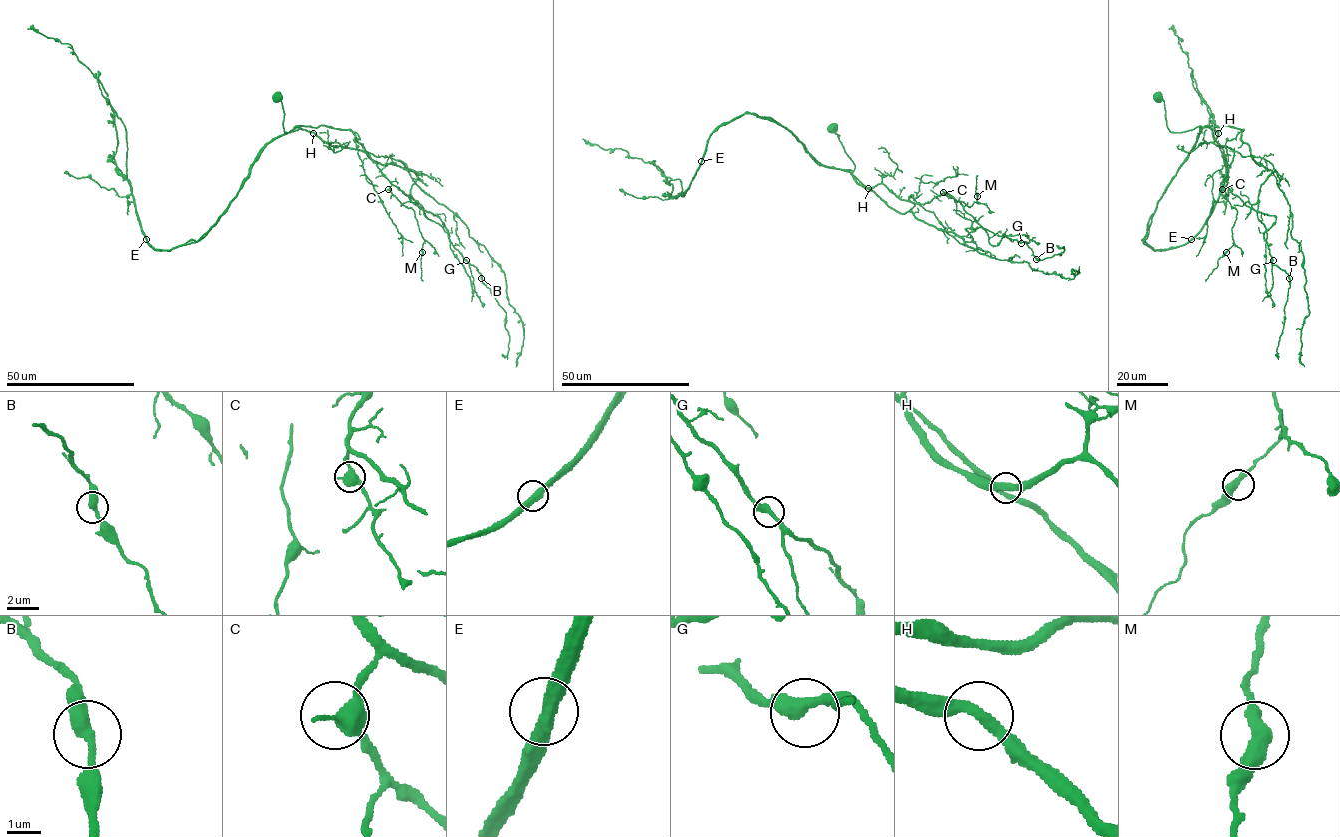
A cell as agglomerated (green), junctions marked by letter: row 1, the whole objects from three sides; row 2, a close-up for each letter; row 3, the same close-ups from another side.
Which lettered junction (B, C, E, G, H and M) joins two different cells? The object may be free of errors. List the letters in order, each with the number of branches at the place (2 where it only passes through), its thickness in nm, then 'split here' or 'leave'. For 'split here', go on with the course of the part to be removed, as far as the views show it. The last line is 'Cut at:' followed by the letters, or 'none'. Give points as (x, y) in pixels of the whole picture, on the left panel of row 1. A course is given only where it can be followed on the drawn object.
B: 2 branches meet; 360 nm thick; leave
C: 2 branches meet; 460 nm thick; leave
E: 2 branches meet; 400 nm thick; split here; foreign part runs (146, 239), (195, 242), (276, 138), (349, 129), (504, 273), (524, 330), (515, 366)
G: 2 branches meet; 360 nm thick; leave
H: 2 branches meet; 400 nm thick; leave
M: 2 branches meet; 440 nm thick; leave
Cut at: E

